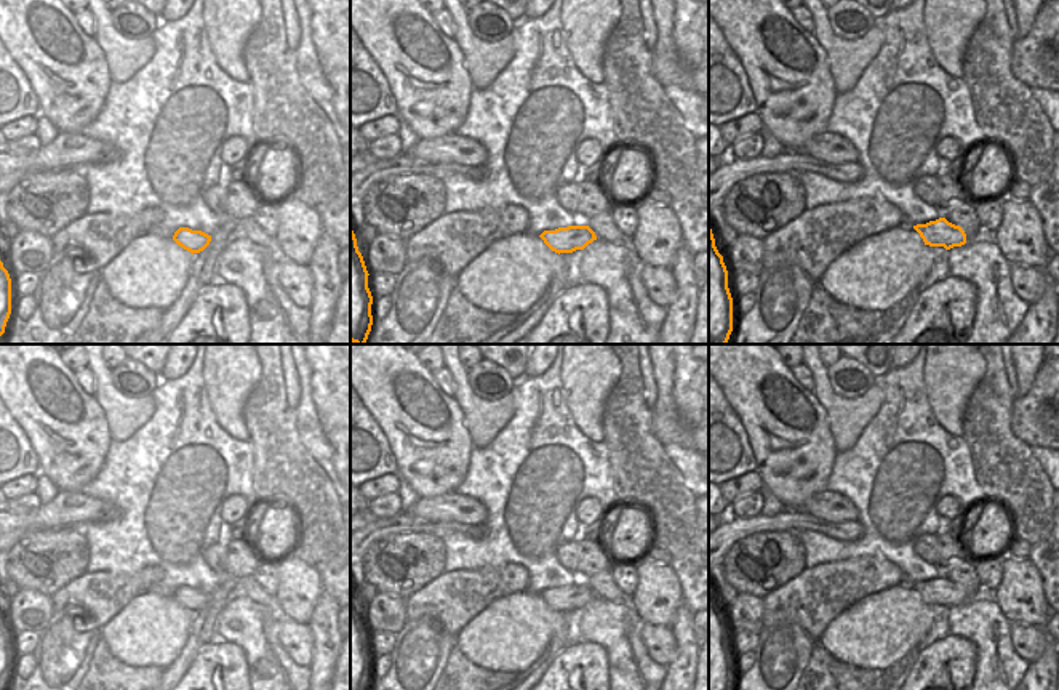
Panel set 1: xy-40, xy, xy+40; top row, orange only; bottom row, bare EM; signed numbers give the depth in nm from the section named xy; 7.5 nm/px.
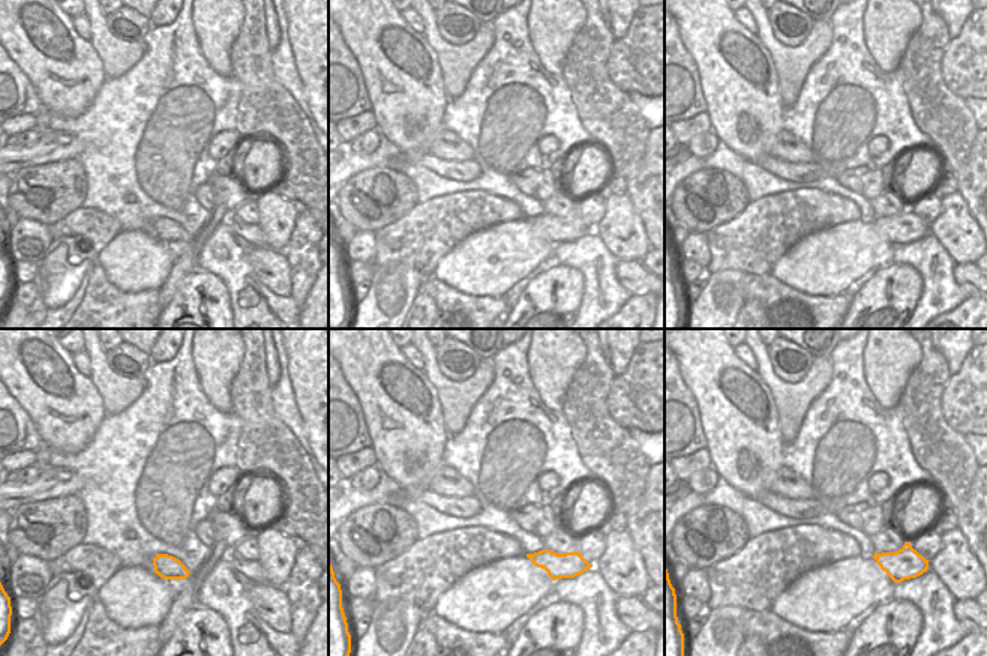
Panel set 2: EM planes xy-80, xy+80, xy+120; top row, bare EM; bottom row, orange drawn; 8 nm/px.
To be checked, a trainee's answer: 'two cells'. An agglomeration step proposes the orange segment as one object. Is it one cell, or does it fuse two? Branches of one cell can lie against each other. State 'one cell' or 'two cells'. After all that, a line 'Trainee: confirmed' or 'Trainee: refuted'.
one cell
Trainee: refuted

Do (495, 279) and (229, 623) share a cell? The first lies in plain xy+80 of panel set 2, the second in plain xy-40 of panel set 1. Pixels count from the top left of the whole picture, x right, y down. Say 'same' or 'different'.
different

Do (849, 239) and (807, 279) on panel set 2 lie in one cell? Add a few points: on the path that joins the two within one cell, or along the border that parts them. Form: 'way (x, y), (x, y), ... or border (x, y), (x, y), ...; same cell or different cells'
way (839, 249), (818, 269); same cell

